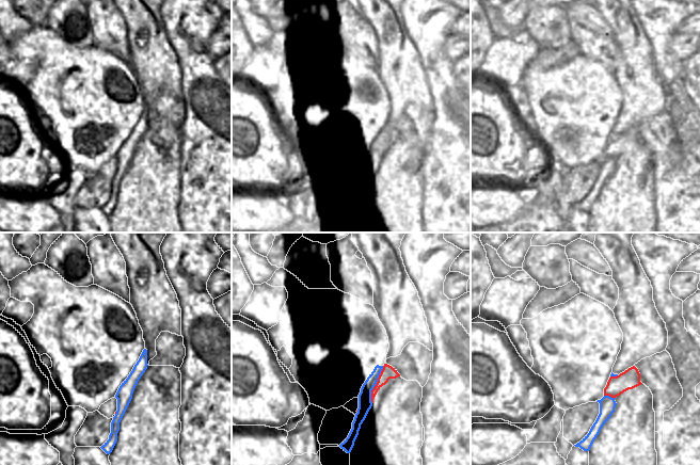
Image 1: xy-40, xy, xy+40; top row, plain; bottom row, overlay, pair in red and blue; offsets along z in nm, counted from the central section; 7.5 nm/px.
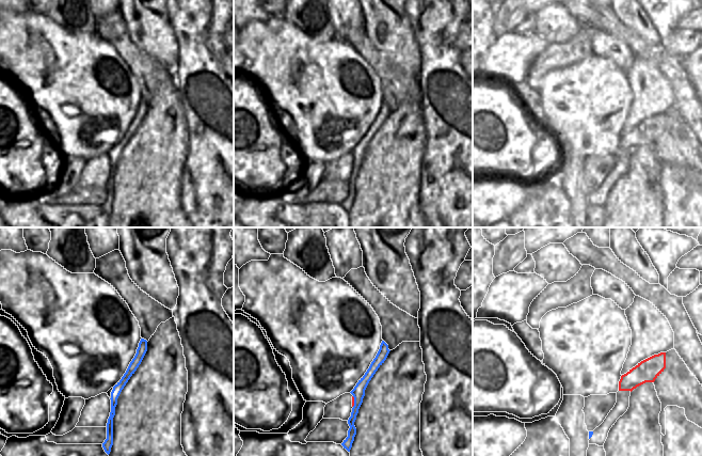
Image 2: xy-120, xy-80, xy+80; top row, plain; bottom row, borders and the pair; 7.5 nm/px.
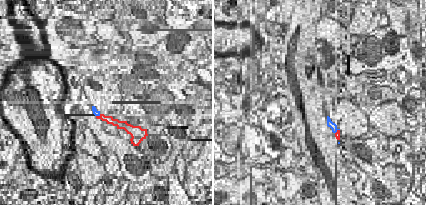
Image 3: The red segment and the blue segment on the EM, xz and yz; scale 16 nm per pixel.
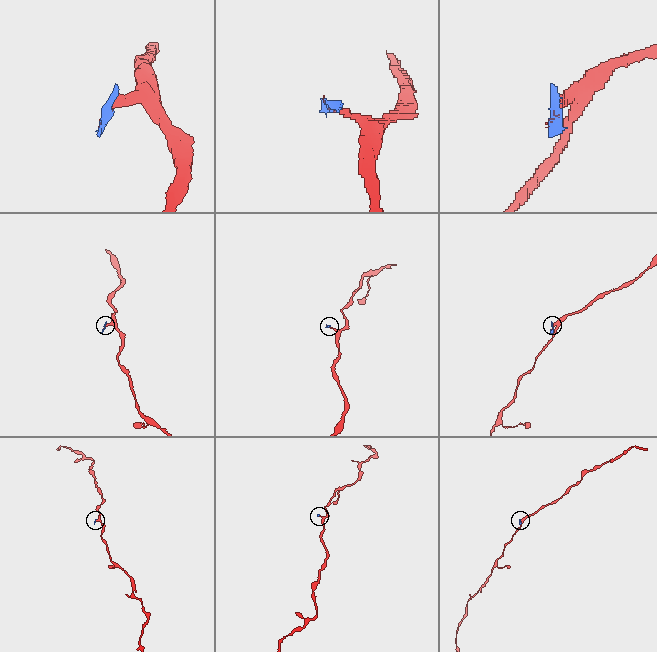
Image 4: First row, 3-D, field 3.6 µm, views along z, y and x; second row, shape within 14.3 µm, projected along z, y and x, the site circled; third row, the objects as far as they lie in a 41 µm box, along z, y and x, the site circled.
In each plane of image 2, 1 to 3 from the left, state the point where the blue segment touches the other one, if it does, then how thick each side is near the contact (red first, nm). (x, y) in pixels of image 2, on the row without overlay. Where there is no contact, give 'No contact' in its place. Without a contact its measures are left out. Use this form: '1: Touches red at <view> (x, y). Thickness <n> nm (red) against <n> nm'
1: No contact
2: Touches red at xy-80 (353, 162). Thickness 20 nm (red) against 100 nm
3: No contact

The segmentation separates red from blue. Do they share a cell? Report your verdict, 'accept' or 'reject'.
reject

